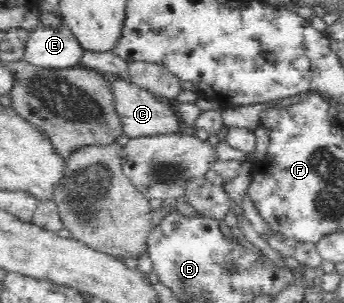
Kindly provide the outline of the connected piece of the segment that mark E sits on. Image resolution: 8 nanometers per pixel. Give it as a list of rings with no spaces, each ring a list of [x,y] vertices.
[[[39,22],[29,33],[22,60],[44,68],[71,68],[81,65],[84,51],[65,22],[56,25]]]

